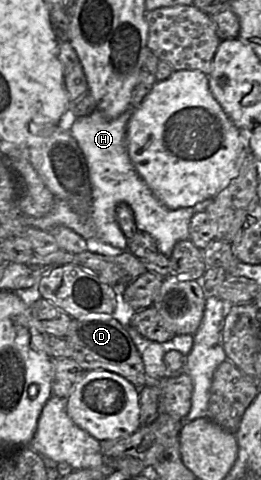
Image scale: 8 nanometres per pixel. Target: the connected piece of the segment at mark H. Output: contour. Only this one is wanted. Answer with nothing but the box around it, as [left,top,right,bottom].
[21,106,211,257]

